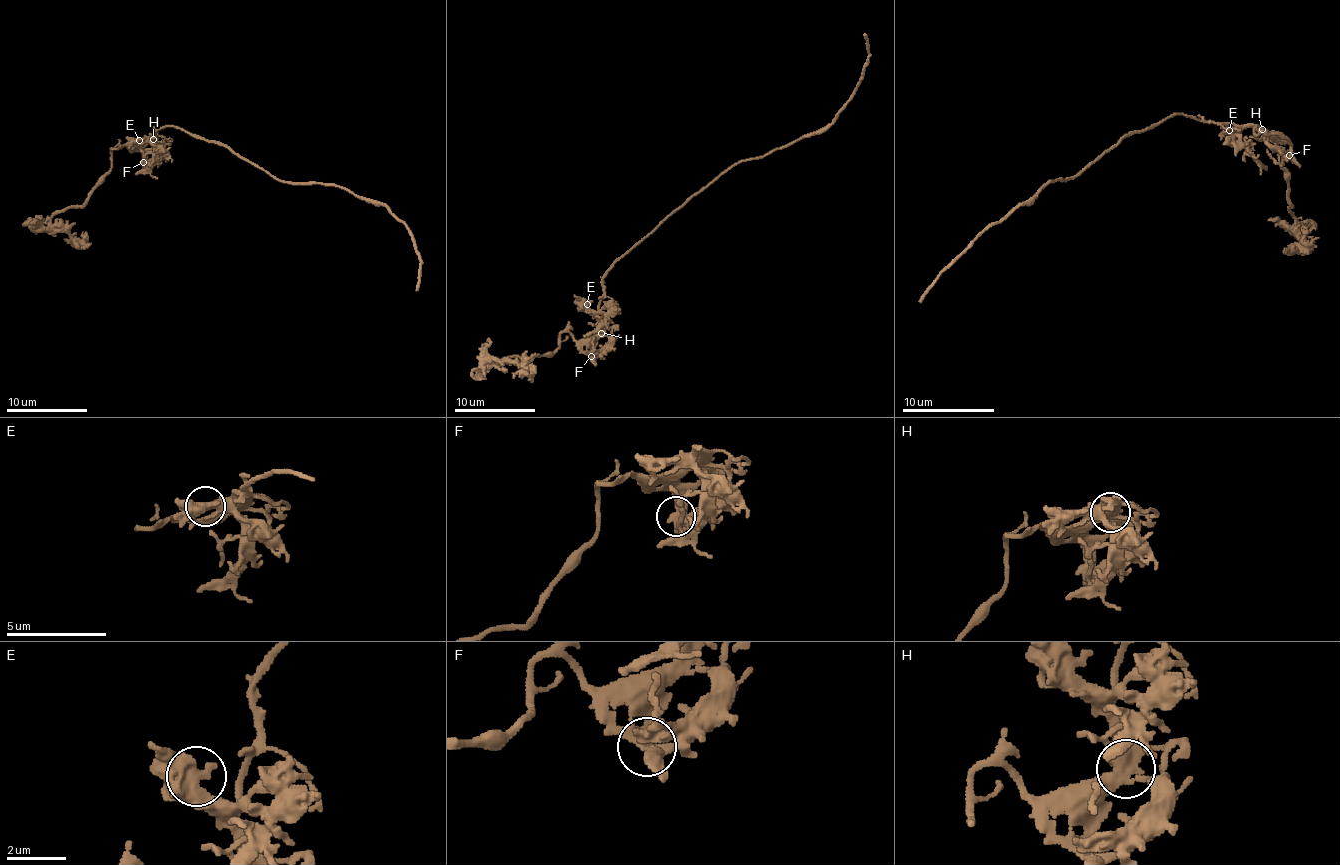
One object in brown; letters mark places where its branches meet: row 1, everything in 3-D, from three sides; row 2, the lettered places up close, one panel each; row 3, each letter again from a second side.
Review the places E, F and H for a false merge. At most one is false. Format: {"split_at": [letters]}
{"split_at": []}

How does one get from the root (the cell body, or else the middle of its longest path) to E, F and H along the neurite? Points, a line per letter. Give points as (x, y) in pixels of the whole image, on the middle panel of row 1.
E: (663, 220), (607, 274), (603, 280), (601, 304), (595, 310), (587, 304)
F: (663, 220), (635, 244), (603, 280), (599, 336), (591, 356)
H: (663, 220), (635, 244), (603, 280), (603, 298), (599, 306), (601, 332)

